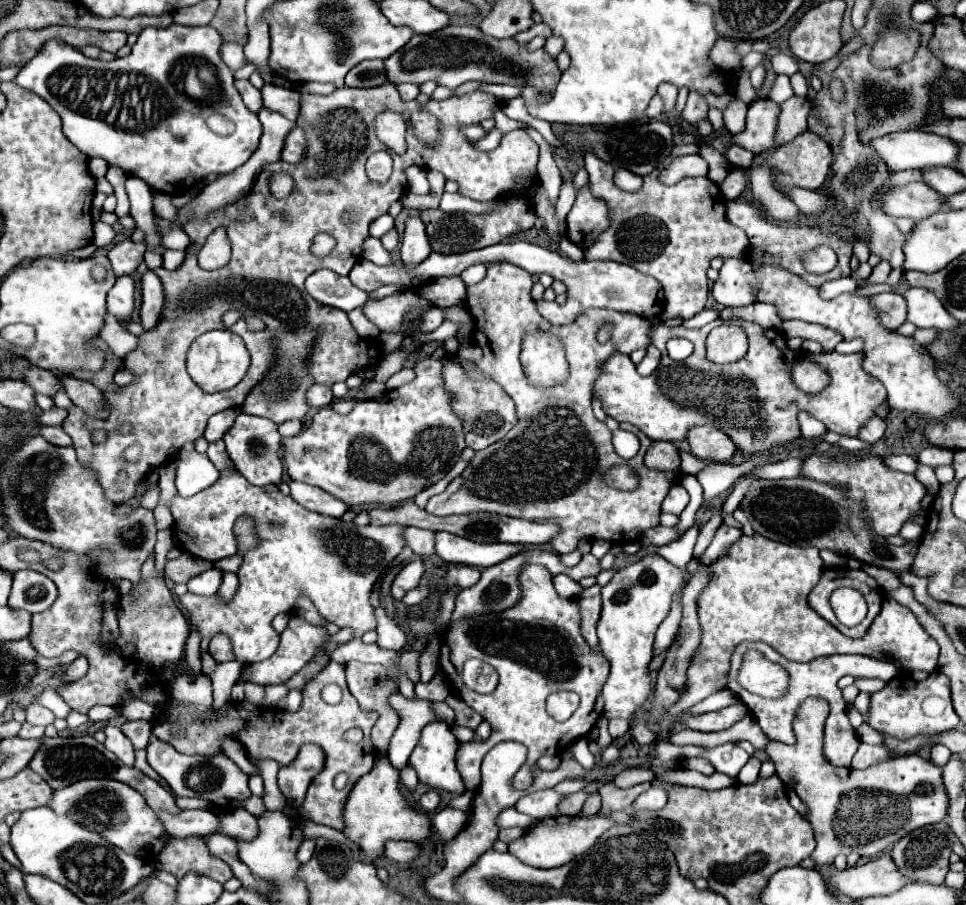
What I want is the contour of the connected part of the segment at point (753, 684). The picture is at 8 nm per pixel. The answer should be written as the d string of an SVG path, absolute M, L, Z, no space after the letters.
M748 652L746 658L744 658L744 664L740 668L740 674L738 674L738 682L752 694L758 694L762 698L782 698L788 690L788 672L780 666L780 664L774 664L770 660L766 660L760 652Z

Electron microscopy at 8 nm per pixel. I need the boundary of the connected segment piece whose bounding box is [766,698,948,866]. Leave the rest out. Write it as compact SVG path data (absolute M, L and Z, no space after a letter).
M808 698L808 702L800 706L794 722L798 742L794 746L772 742L766 748L766 754L776 766L778 778L784 784L792 784L808 808L804 818L812 824L818 842L812 854L816 864L832 864L838 854L850 852L878 856L912 830L942 822L948 816L948 792L942 782L942 770L918 754L890 758L866 770L830 766L822 756L826 716L828 704L822 698Z

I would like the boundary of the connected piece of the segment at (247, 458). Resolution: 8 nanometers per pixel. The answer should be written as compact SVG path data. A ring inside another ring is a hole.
M240 412L236 416L234 426L224 434L222 438L226 442L226 452L230 460L236 464L236 470L254 486L268 486L268 484L280 484L282 480L282 460L278 458L280 454L280 434L278 426L260 416L248 416Z

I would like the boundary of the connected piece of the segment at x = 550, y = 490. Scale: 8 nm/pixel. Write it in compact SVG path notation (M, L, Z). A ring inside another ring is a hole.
M506 262L488 266L486 278L466 290L466 306L476 322L472 340L482 348L482 358L474 364L478 372L498 382L514 400L518 424L500 442L476 452L466 470L448 484L446 492L428 500L426 510L439 517L456 512L490 512L532 522L556 522L560 532L550 540L556 552L574 552L582 539L634 542L646 530L660 526L660 506L670 488L678 484L680 474L644 466L644 454L652 440L632 424L620 424L620 428L638 436L638 454L632 460L624 460L614 452L610 428L592 414L592 384L612 352L632 354L648 346L646 332L650 324L636 314L590 308L572 324L552 326L550 330L564 340L570 376L564 384L536 388L528 382L520 364L520 336L526 332L526 324L536 324L540 318L530 290L530 274ZM604 322L612 322L614 330L612 338L600 344L596 330ZM622 464L628 464L638 476L634 490L610 488L602 480L612 466Z

